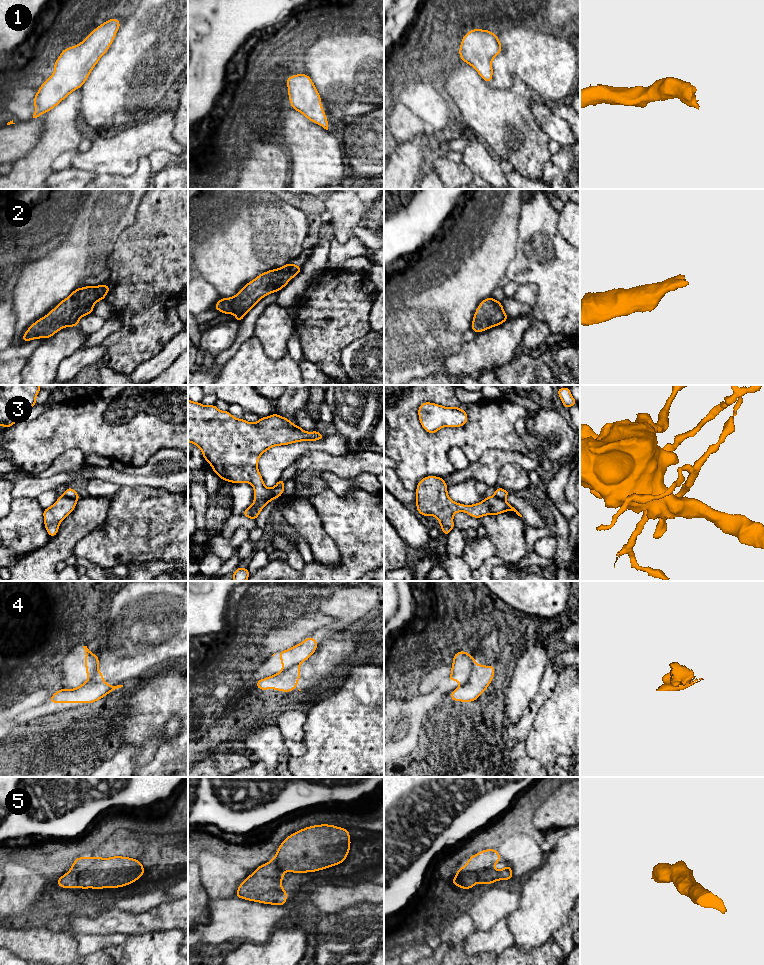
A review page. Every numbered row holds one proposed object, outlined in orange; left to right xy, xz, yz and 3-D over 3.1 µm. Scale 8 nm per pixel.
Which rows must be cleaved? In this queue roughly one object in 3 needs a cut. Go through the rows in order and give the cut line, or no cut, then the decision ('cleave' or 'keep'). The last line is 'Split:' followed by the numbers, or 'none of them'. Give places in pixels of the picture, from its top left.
1: no cut | keep
2: no cut | keep
3: xz (272, 488), (272, 493), (266, 500), (262, 503), (254, 502) | cleave
4: yz (473, 657), (469, 677), (460, 685) | cleave
5: no cut | keep
Split: 3, 4

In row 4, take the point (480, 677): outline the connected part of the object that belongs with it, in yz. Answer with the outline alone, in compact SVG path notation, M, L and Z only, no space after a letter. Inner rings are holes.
M475 656L473 657L472 660L472 668L467 682L454 689L450 694L450 698L453 701L460 701L460 702L476 701L476 699L488 688L492 679L494 678L495 673L494 665L485 666L477 664L474 658Z

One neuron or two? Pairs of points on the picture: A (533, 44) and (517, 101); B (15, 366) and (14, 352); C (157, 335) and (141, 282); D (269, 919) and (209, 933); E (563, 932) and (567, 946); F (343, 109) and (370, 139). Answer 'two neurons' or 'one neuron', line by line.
A: two neurons
B: two neurons
C: one neuron
D: one neuron
E: one neuron
F: two neurons

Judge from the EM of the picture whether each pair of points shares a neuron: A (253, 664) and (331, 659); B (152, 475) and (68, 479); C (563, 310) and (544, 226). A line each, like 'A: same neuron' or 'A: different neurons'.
A: different neurons
B: same neuron
C: same neuron

